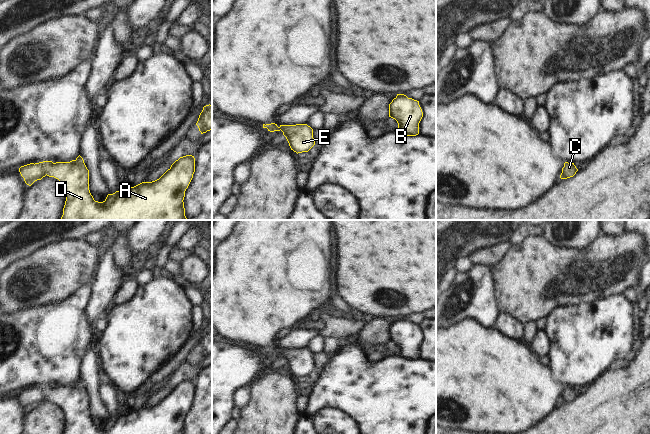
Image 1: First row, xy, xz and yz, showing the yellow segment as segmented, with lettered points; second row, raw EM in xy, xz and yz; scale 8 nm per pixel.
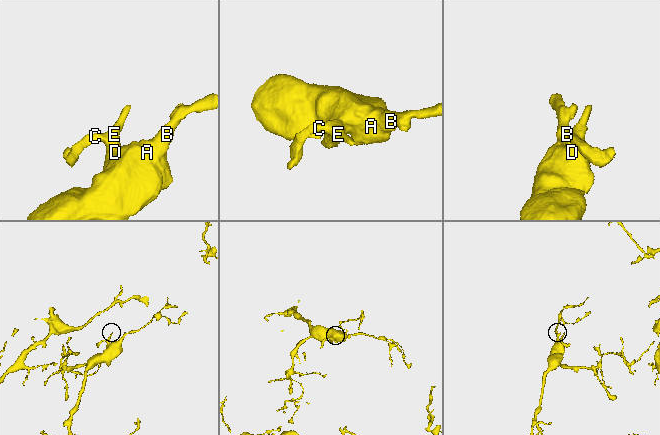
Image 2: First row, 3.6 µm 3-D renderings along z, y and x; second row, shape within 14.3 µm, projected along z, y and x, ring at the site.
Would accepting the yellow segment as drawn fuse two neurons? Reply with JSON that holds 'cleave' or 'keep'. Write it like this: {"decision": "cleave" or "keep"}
{"decision": "keep"}

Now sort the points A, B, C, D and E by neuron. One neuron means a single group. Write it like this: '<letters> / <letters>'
A B C D E

